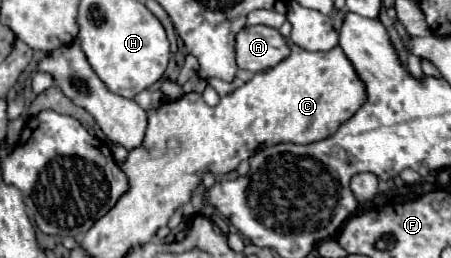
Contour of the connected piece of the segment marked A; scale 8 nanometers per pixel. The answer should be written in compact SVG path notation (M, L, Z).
M245 27L237 35L237 65L253 73L275 67L289 55L289 41L273 27Z

